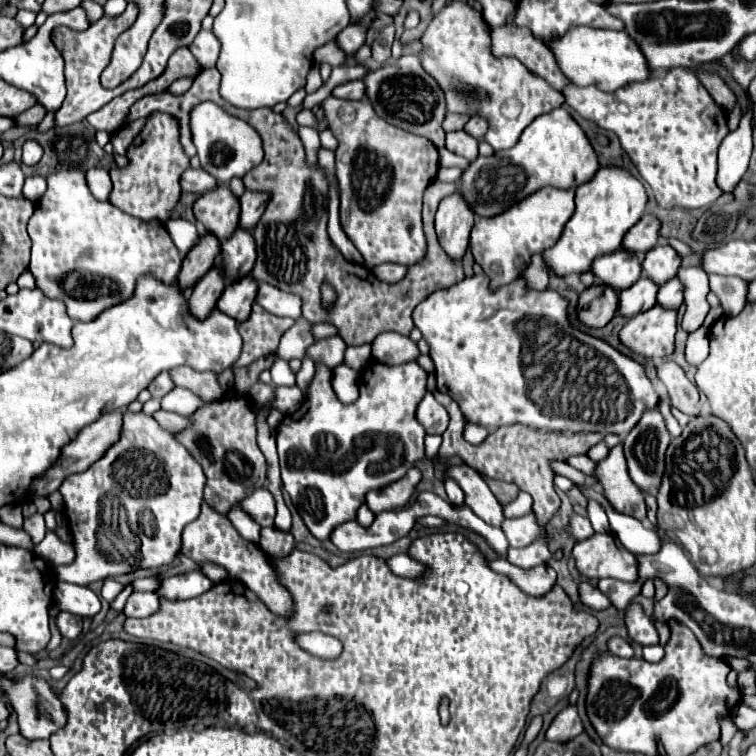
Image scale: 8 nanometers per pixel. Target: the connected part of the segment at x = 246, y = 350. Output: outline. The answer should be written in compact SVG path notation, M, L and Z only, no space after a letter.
M255 303L251 317L247 321L239 323L239 333L243 337L243 351L241 351L241 357L237 359L237 363L233 363L231 371L245 367L259 357L265 357L265 355L271 355L273 351L277 351L277 343L279 343L281 335L293 323L295 323L295 319L269 315L261 305Z

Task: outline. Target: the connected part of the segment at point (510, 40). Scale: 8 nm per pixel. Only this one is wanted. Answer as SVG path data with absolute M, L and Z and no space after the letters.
M517 25L489 27L493 57L515 57L533 75L547 81L555 91L563 91L571 81L559 69L551 47L537 39L531 31Z

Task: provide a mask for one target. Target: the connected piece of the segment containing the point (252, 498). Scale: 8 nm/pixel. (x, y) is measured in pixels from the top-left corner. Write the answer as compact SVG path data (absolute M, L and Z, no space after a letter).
M265 487L257 489L257 493L251 493L247 499L241 501L241 505L249 515L253 515L253 519L257 523L261 523L261 527L271 527L273 525L275 499Z

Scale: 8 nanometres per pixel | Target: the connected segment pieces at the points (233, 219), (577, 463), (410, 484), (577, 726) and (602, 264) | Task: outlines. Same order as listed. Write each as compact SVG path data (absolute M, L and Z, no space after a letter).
M225 185L203 193L195 201L195 217L205 225L205 231L215 233L219 241L229 239L239 227L239 199Z
M586 454L578 455L578 456L571 456L566 461L572 467L575 467L577 470L585 473L587 477L592 476L594 474L596 463L593 462L591 459L587 457Z
M409 469L409 473L403 479L387 485L383 489L369 491L365 501L373 513L381 513L381 511L389 511L389 509L401 509L409 503L419 481L421 481L421 471Z
M575 705L565 707L551 723L551 727L547 729L547 739L549 741L559 741L565 743L573 737L577 737L583 731L583 723L579 719L579 711Z
M619 249L613 251L613 255L601 255L601 259L595 259L593 273L599 283L609 283L613 289L621 291L641 277L641 259L633 251Z

